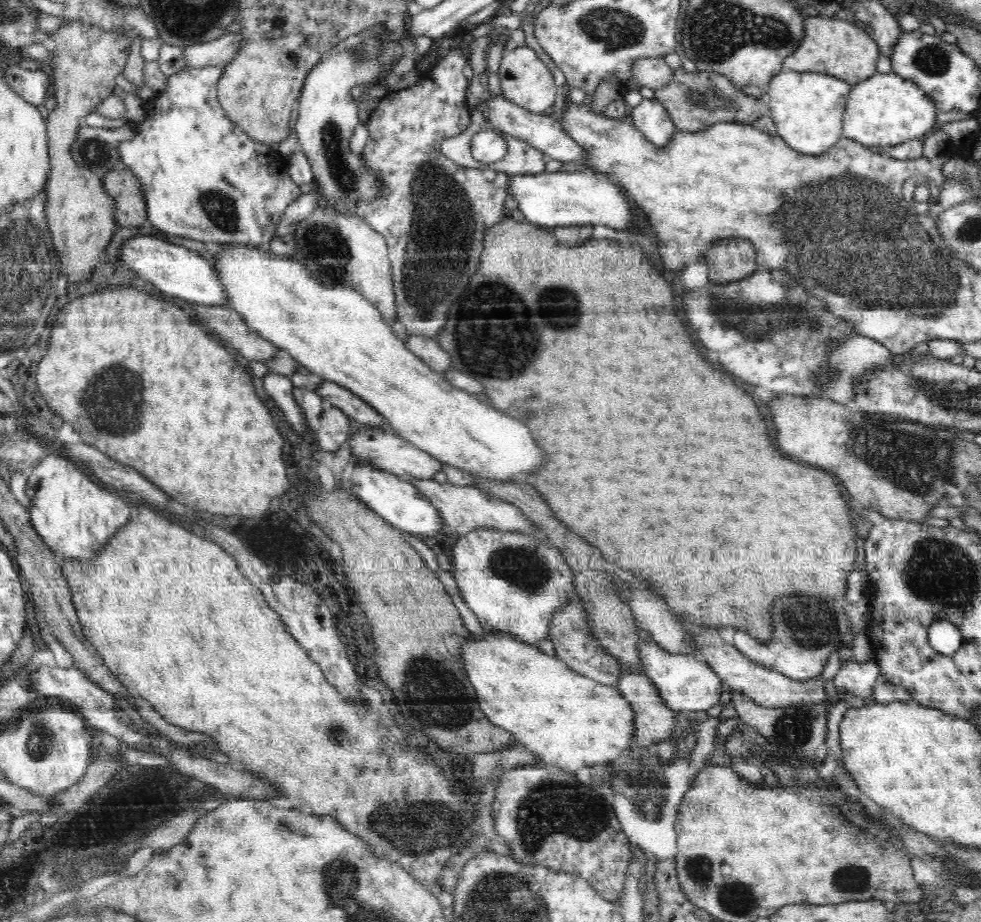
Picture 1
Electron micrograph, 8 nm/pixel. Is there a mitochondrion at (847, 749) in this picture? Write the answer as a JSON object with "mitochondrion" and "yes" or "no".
{"mitochondrion":"no"}

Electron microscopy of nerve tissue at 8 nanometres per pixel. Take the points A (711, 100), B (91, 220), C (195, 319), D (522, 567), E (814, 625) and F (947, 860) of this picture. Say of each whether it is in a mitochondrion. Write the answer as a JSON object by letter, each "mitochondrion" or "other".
{"A":"mitochondrion","B":"other","C":"other","D":"mitochondrion","E":"mitochondrion","F":"other"}

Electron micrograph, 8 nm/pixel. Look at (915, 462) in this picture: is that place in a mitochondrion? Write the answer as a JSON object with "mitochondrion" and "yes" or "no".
{"mitochondrion":"yes"}

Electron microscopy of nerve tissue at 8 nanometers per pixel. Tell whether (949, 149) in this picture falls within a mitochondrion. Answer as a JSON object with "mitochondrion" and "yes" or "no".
{"mitochondrion":"no"}

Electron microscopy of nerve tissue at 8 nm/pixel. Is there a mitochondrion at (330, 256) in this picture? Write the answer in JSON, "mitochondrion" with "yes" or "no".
{"mitochondrion":"yes"}

